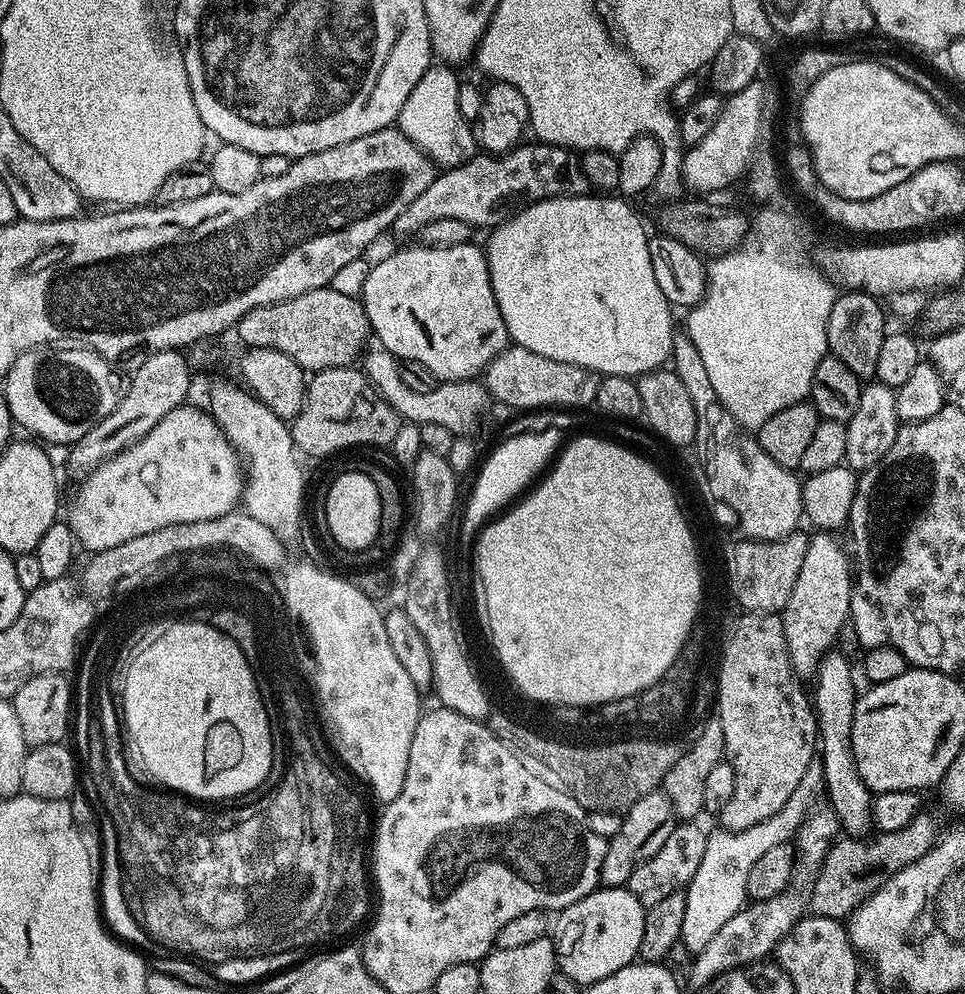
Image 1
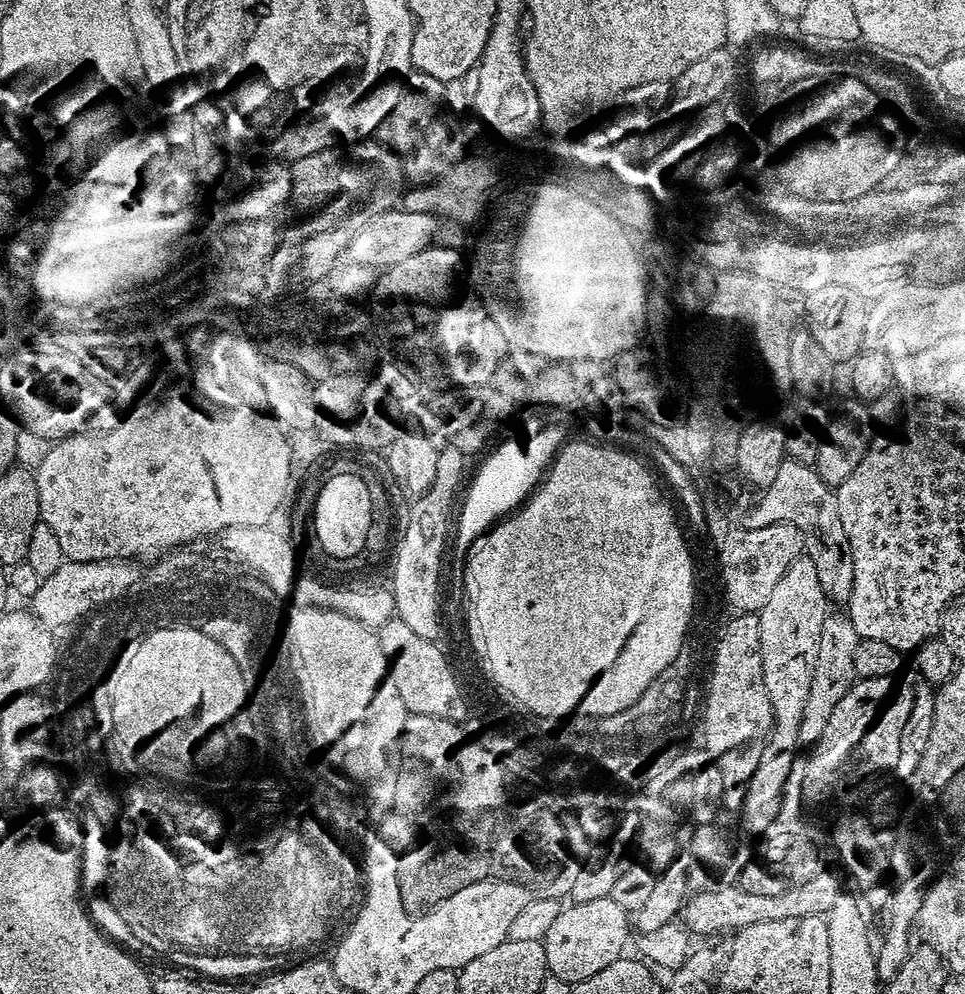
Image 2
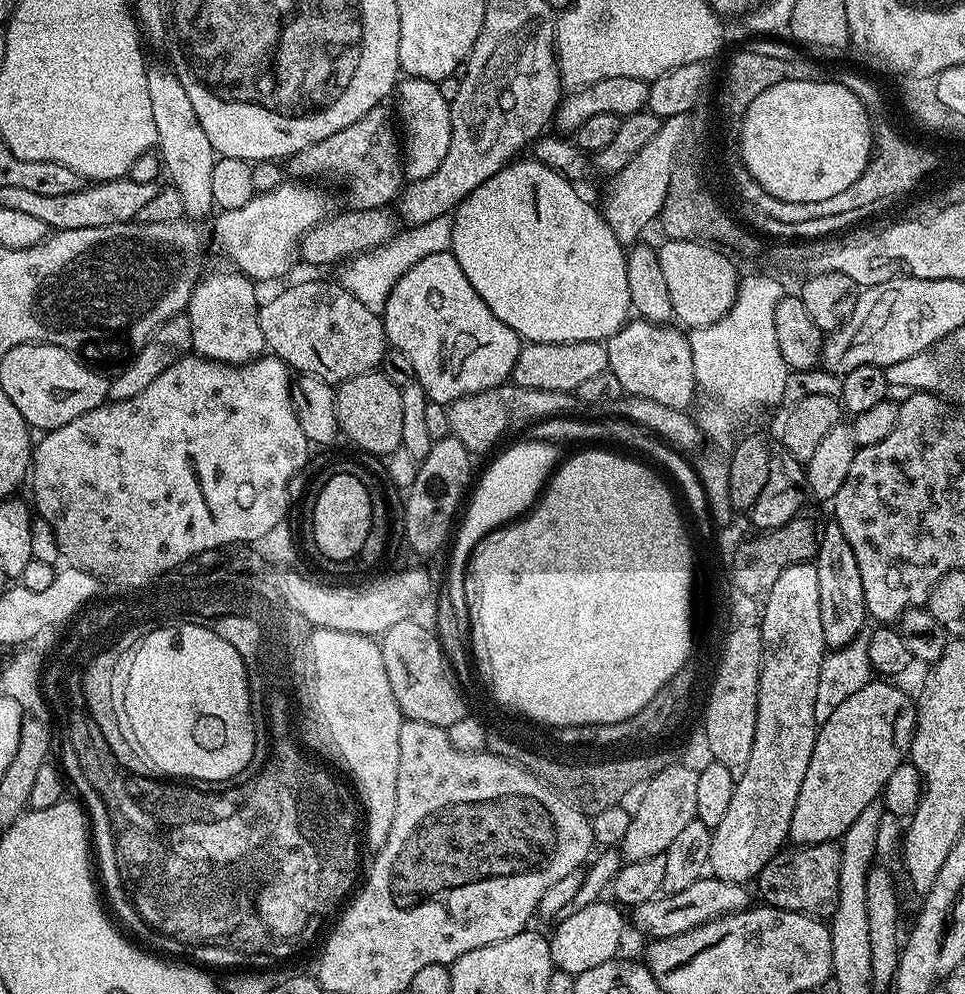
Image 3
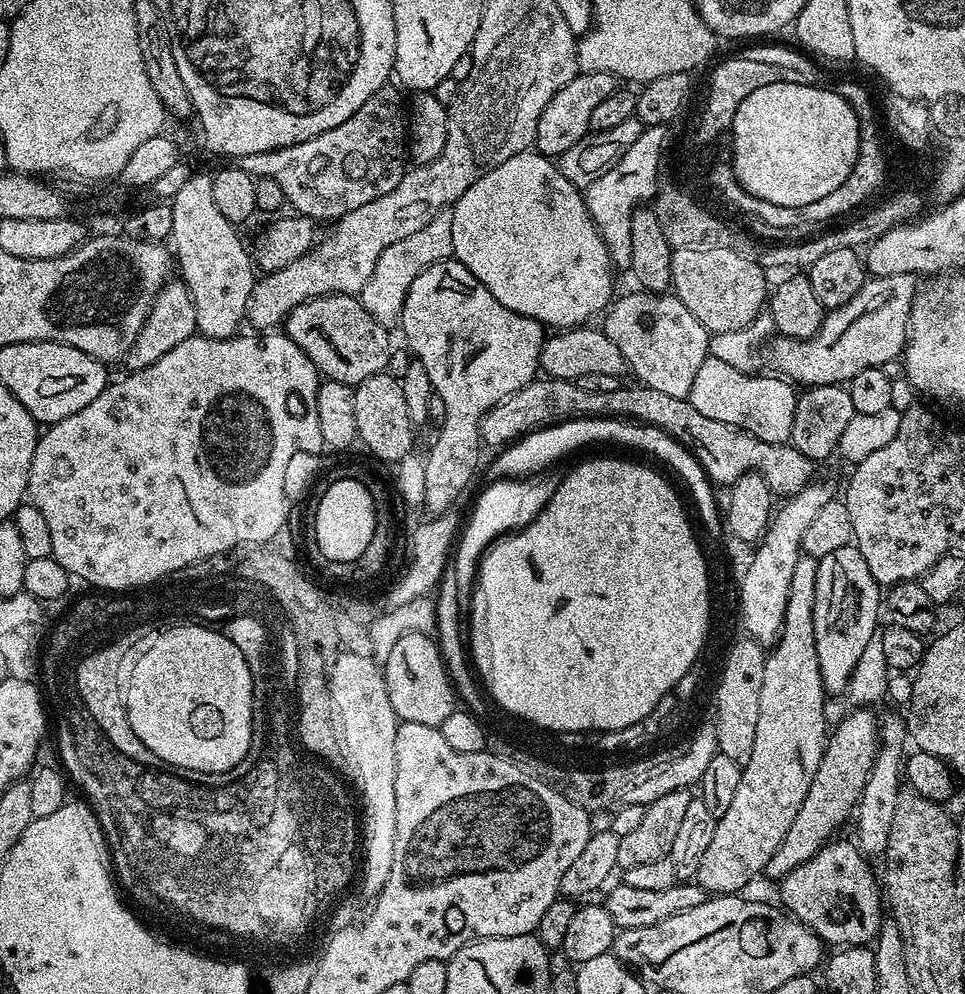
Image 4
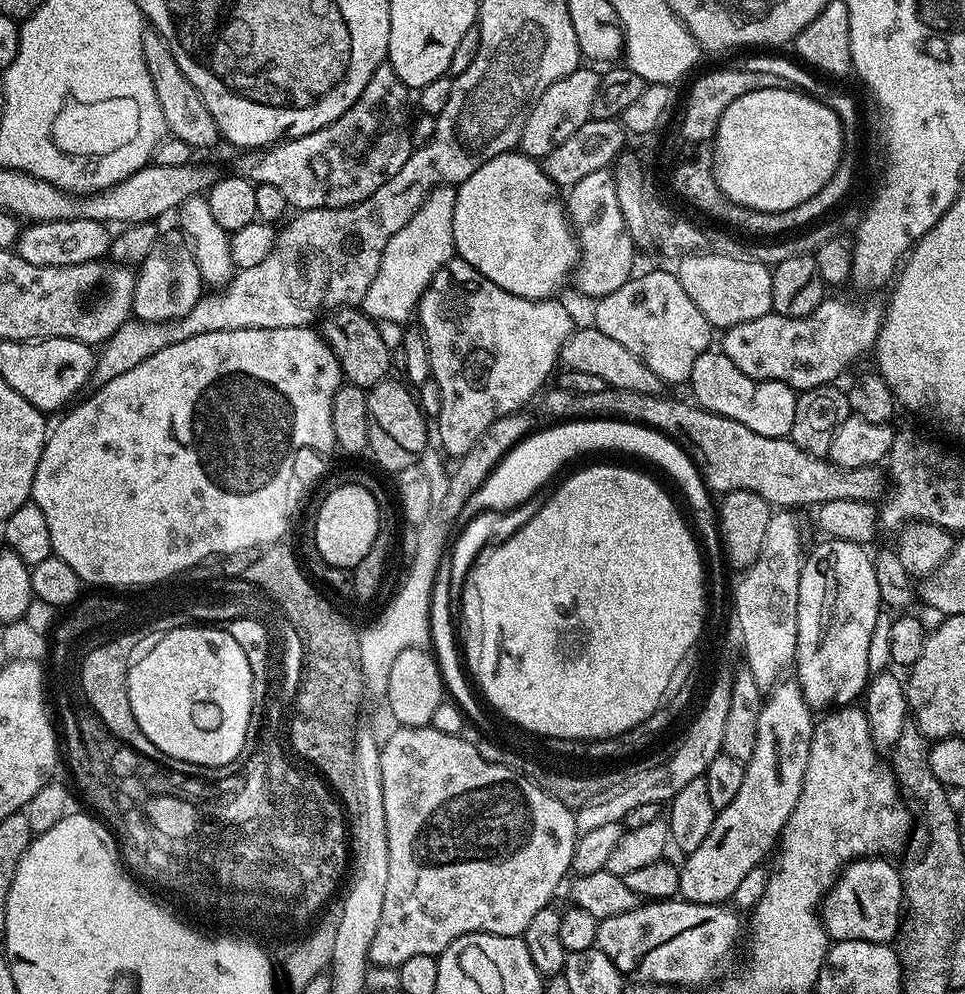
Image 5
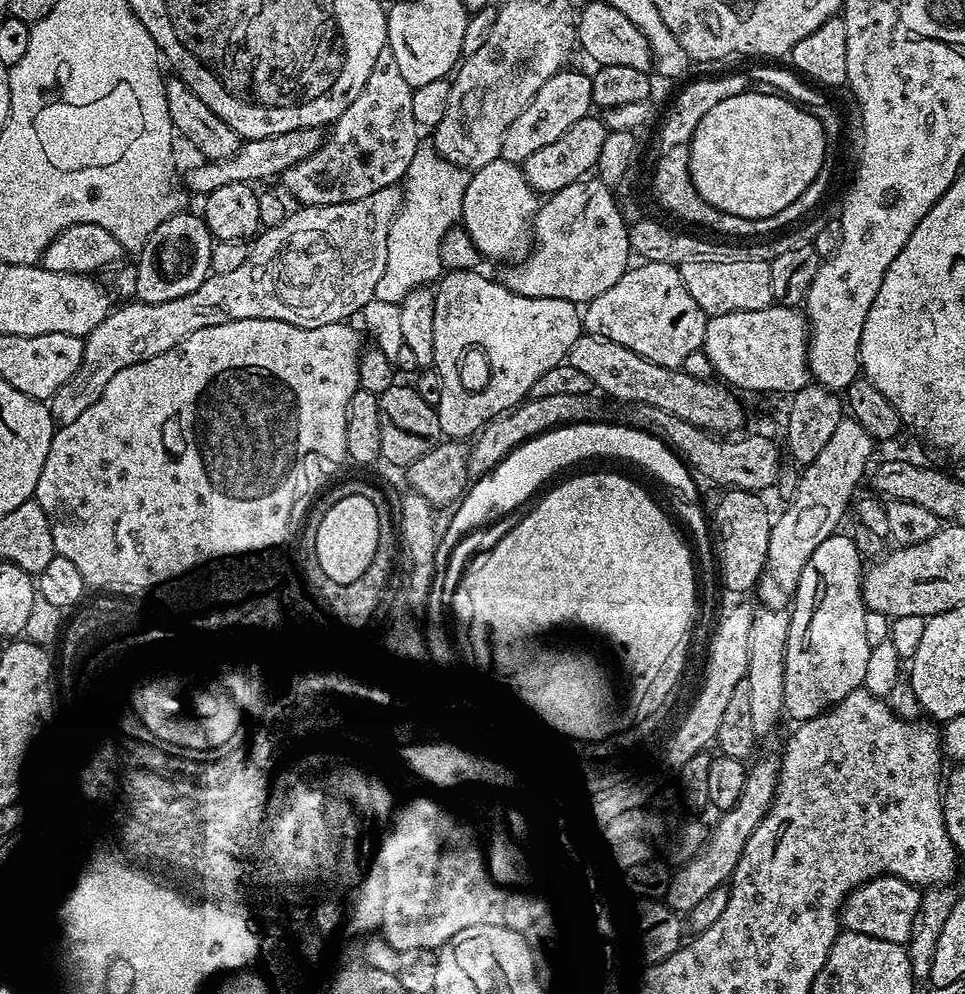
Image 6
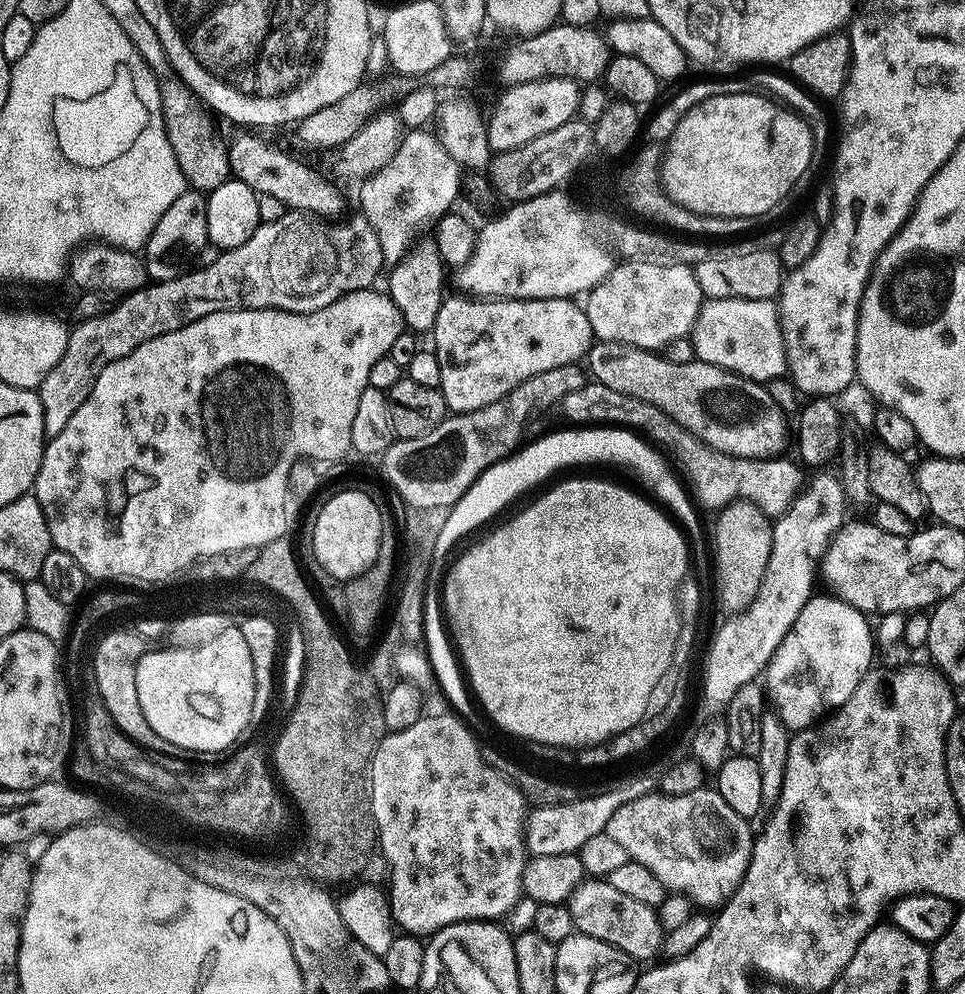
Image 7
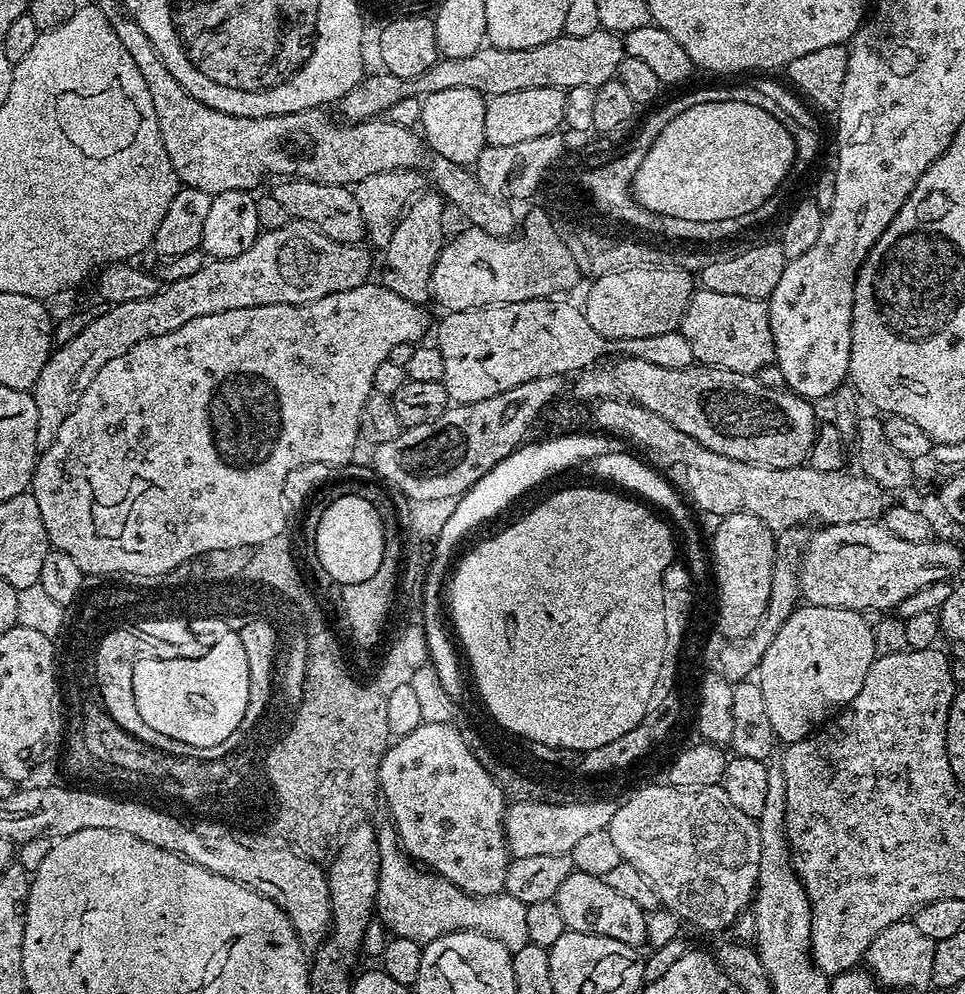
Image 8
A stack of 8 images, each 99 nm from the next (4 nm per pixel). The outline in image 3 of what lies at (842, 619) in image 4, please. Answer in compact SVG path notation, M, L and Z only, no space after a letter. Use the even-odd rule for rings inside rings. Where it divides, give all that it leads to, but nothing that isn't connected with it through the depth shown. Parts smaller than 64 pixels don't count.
M828 522L818 540L818 551L814 563L818 570L818 598L822 610L822 634L829 649L837 649L855 639L865 631L864 620L869 619L868 607L864 601L862 574L850 550L850 542L834 522Z

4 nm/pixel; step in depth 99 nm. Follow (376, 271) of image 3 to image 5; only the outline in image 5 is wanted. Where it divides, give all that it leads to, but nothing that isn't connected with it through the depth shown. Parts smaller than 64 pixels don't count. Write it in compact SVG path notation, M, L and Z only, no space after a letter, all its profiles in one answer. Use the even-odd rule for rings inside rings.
M455 187L433 188L414 218L410 218L410 222L406 222L406 226L402 226L402 230L398 230L398 234L394 234L390 242L386 242L378 274L374 274L374 282L370 282L370 290L366 290L362 301L362 310L371 320L384 326L404 326L411 321L408 320L411 316L413 319L417 315L420 299L424 296L424 291L432 287L434 274L438 274L438 270L442 270L442 266L446 266L446 262L454 258L455 201Z

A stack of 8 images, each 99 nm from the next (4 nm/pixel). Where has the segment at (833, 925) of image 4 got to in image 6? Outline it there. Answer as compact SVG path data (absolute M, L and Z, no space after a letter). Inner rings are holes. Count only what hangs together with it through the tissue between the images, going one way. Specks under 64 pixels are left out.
M891 874L866 881L848 896L842 911L842 922L849 933L874 936L886 942L907 945L918 928L922 892Z

